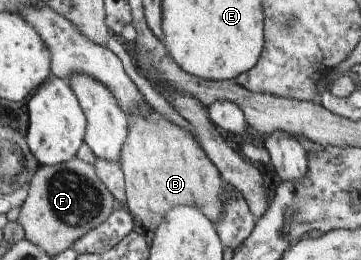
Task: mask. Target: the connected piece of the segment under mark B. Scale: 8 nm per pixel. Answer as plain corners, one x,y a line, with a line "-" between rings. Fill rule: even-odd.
152,107
135,108
128,115
128,138
121,148
118,165
125,180
125,208
141,220
147,230
155,230
165,214
175,206
195,206
212,222
223,216
223,184
220,170
185,128
173,124

